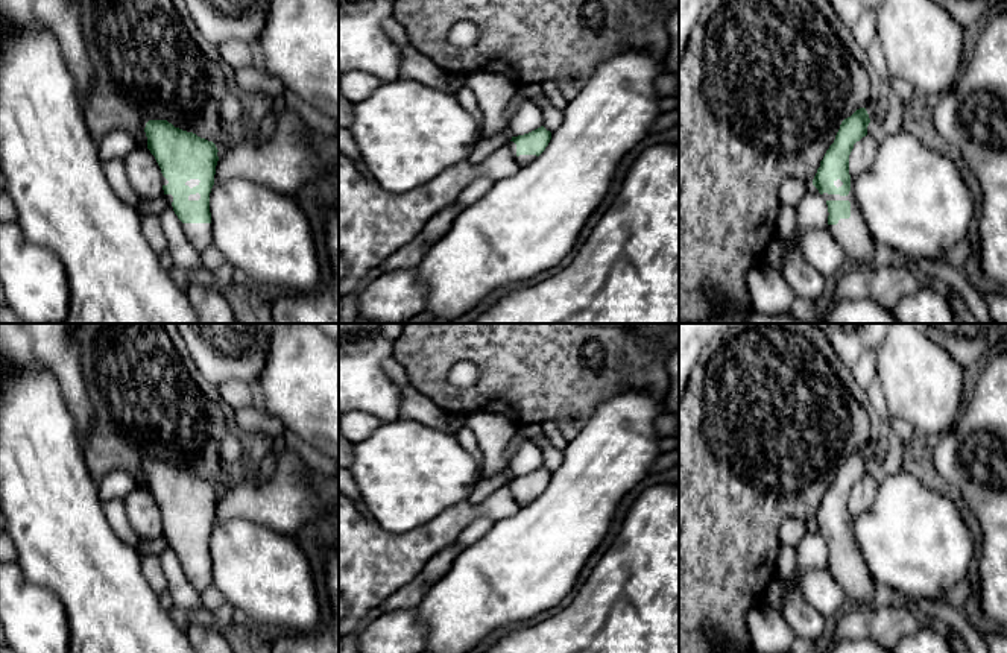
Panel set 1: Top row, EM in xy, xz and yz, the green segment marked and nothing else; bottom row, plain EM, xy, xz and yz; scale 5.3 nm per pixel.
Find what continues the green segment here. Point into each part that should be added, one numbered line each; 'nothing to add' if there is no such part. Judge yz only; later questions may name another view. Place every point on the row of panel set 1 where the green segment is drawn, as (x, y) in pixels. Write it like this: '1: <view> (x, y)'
1: yz (852, 234)

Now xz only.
1: xz (523, 160)

